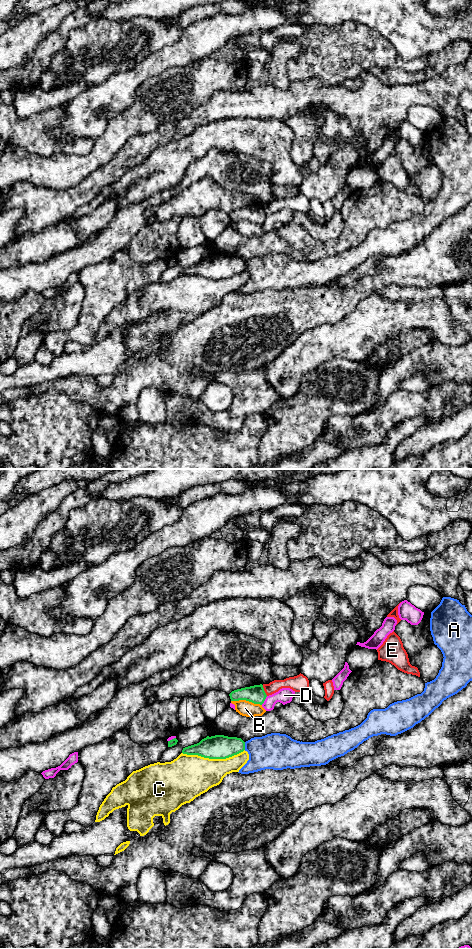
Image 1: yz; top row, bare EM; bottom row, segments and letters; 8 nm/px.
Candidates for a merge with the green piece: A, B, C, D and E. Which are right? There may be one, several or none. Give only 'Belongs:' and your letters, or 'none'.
Belongs: none

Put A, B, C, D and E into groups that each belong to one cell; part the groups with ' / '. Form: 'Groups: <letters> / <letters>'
Groups: A / B / C / D / E

